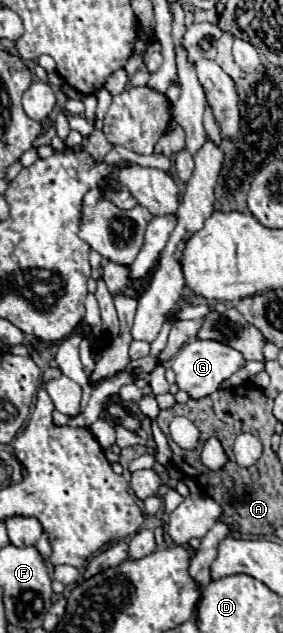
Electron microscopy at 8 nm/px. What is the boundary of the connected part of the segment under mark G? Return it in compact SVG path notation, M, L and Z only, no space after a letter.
M190 340L180 348L180 352L172 358L172 370L176 372L176 384L180 390L186 390L190 398L204 398L220 388L224 380L228 380L244 362L244 356L228 344L214 340Z

